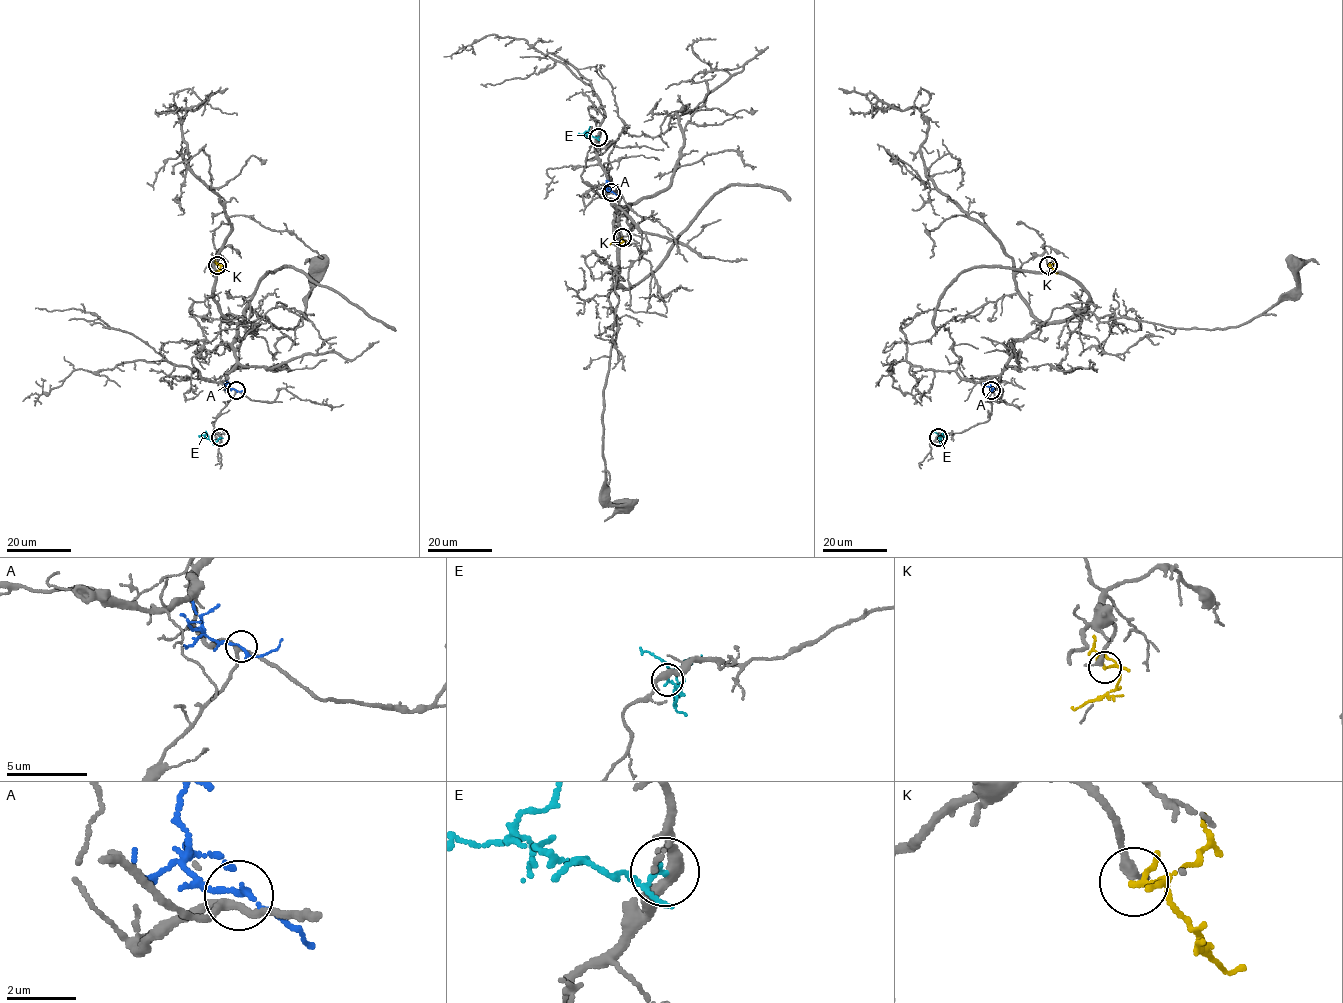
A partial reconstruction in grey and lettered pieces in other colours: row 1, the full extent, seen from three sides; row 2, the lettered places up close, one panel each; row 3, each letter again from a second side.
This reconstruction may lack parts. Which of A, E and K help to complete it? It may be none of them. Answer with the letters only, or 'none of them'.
K

